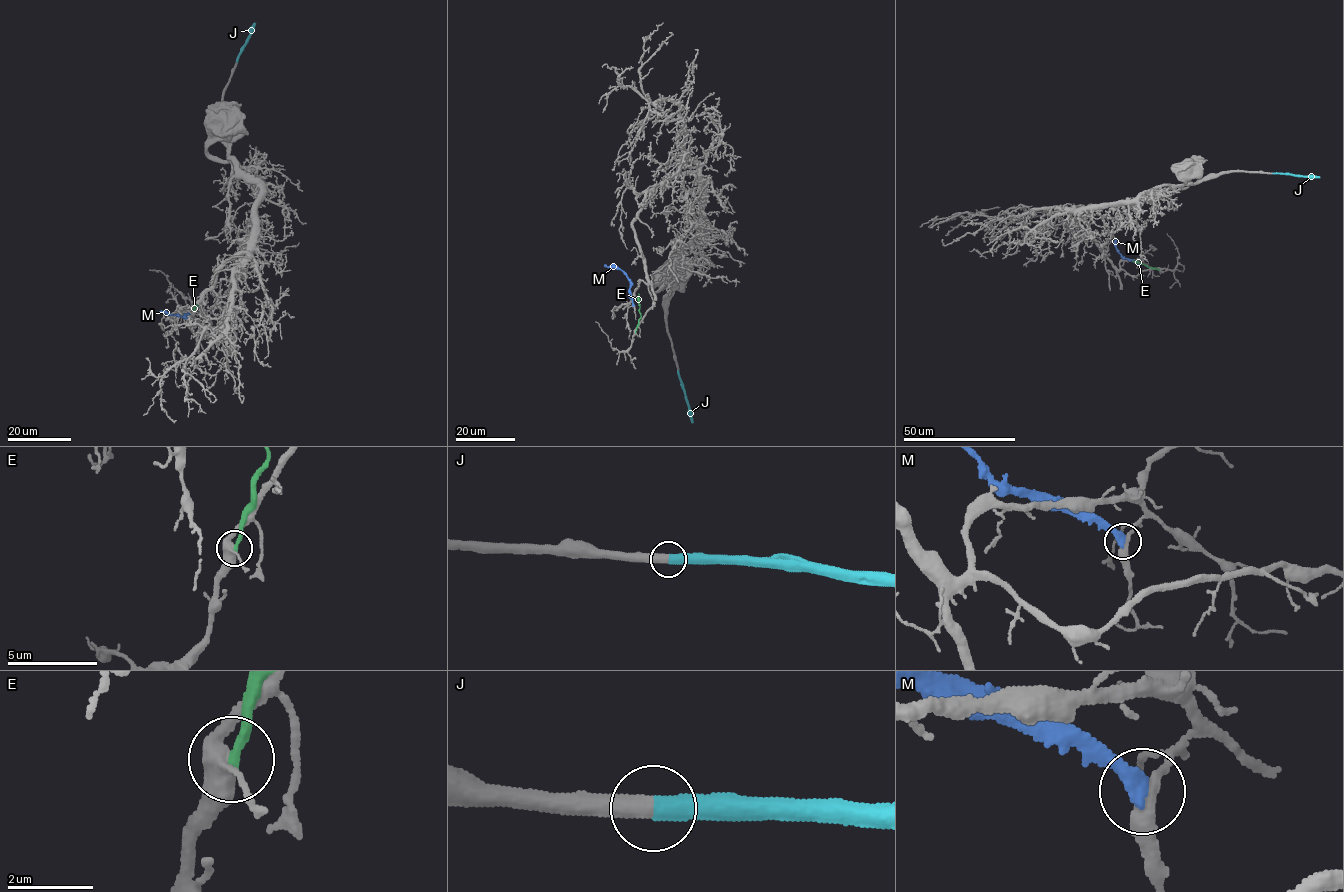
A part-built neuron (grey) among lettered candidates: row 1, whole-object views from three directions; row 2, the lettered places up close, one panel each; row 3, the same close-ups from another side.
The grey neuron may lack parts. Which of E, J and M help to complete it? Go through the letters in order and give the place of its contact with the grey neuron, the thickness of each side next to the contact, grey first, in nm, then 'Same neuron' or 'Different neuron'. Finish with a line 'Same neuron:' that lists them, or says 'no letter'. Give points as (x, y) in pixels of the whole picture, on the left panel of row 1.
E: Touches grey at (192, 304). Thickness 400 nm (grey) against 280 nm. Different neuron
J: Touches grey at (237, 61). Thickness 460 nm (grey) against 460 nm. Same neuron
M: Touches grey at (189, 314). Thickness 340 nm (grey) against 360 nm. Different neuron
Same neuron: J

